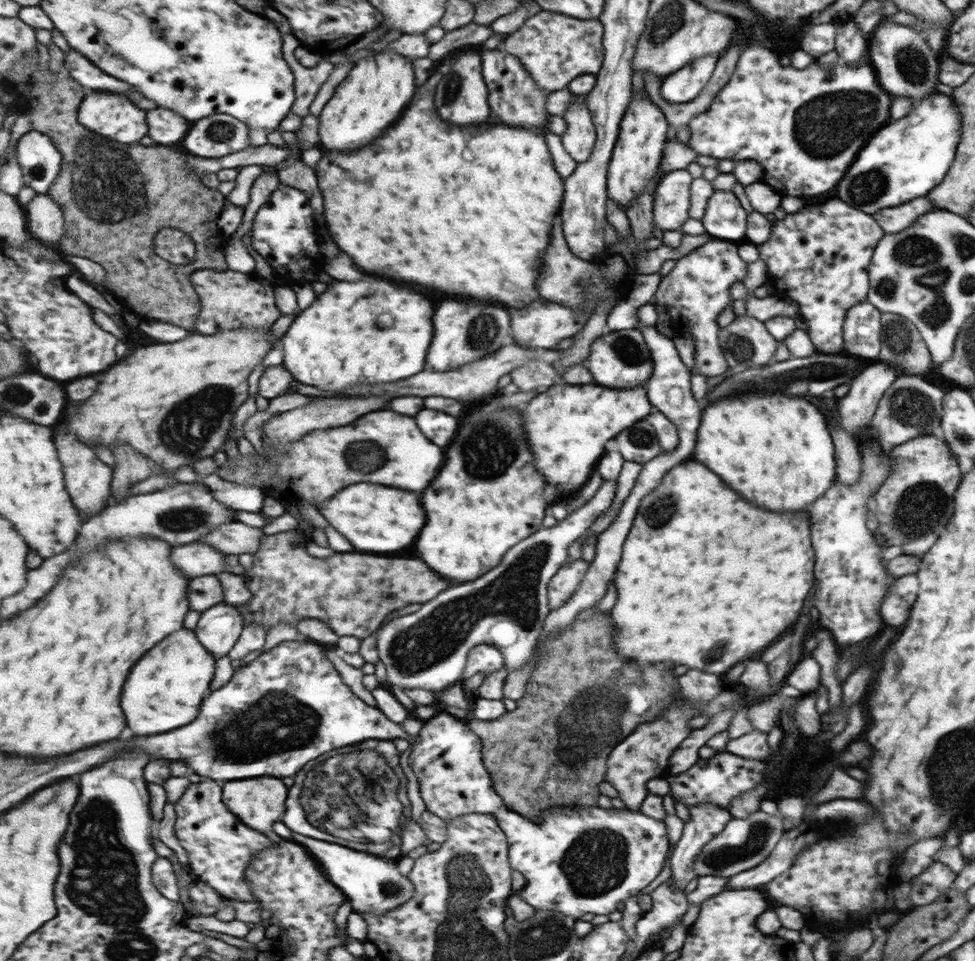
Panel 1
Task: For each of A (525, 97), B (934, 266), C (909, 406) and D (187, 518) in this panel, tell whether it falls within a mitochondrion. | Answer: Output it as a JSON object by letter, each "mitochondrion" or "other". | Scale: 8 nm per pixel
{"A":"mitochondrion","B":"mitochondrion","C":"mitochondrion","D":"mitochondrion"}

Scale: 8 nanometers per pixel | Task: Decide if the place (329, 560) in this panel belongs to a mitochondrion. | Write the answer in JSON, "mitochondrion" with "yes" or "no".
{"mitochondrion":"no"}

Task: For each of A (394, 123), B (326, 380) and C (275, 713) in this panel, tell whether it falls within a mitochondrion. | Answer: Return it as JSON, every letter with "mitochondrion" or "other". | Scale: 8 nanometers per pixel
{"A":"other","B":"other","C":"mitochondrion"}

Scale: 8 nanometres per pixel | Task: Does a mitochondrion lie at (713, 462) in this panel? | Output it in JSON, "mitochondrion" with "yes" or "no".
{"mitochondrion":"no"}

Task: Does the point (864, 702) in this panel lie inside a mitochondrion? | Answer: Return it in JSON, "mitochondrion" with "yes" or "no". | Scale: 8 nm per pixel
{"mitochondrion":"no"}

